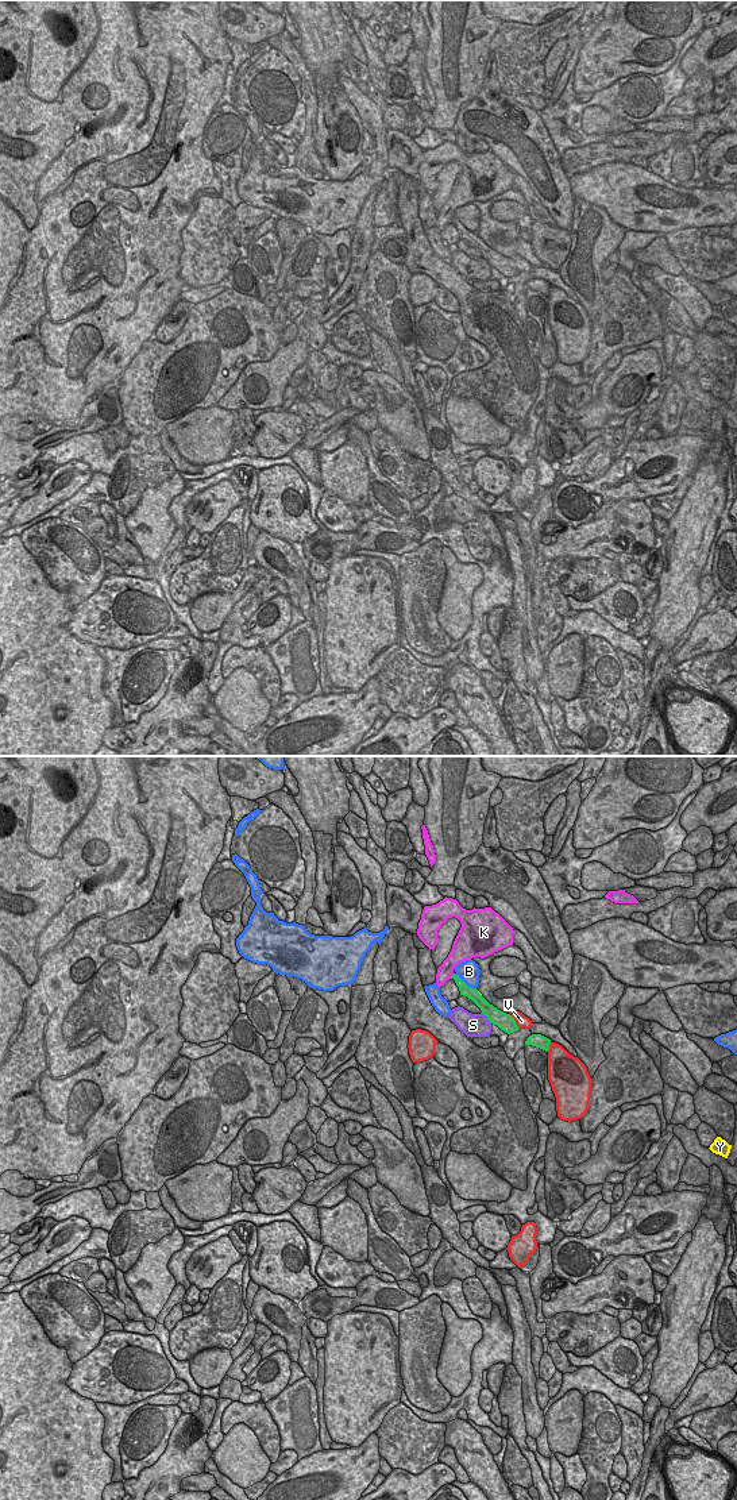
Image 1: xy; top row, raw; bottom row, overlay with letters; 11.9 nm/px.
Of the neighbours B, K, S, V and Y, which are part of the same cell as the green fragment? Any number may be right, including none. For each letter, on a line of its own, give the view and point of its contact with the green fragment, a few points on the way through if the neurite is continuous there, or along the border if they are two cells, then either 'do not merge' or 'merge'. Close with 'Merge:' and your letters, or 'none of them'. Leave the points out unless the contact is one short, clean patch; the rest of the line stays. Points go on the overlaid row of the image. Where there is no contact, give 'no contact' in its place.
B: meets green in xy at (465, 983); do not merge
K: meets green in xy at (452, 976); do not merge
S: meets green in xy at (487, 1018); border along xy (481, 1013), (490, 1024); do not merge
V: meets green in xy at (514, 1022); do not merge
Y: meets green in xy at (479, 994); merge
Merge: Y

